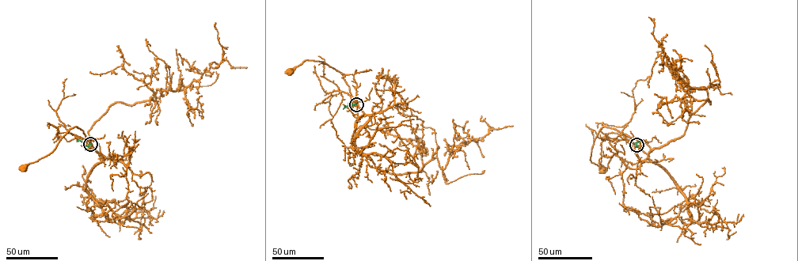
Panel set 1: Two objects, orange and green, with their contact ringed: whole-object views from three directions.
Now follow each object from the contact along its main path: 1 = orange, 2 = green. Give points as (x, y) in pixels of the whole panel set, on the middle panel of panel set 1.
1: (356, 104), (364, 114), (360, 116), (352, 111), (351, 95), (343, 74), (322, 62), (305, 60), (289, 71)
2: (356, 104), (348, 103), (344, 107)

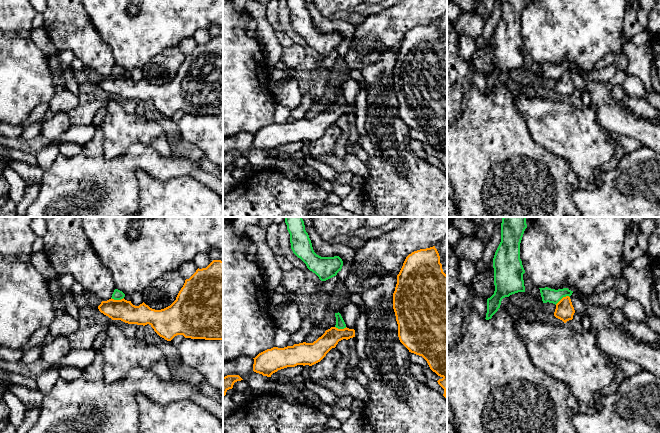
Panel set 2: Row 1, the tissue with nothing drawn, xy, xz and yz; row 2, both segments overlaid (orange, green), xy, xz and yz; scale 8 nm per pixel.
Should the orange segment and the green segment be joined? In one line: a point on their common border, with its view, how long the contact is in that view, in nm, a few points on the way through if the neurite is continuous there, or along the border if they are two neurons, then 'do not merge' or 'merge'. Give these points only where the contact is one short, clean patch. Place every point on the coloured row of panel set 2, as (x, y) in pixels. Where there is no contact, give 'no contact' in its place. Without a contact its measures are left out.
contact yz (563, 297); length 140 nm; border yz (569, 296), (563, 296), (555, 304); do not merge

